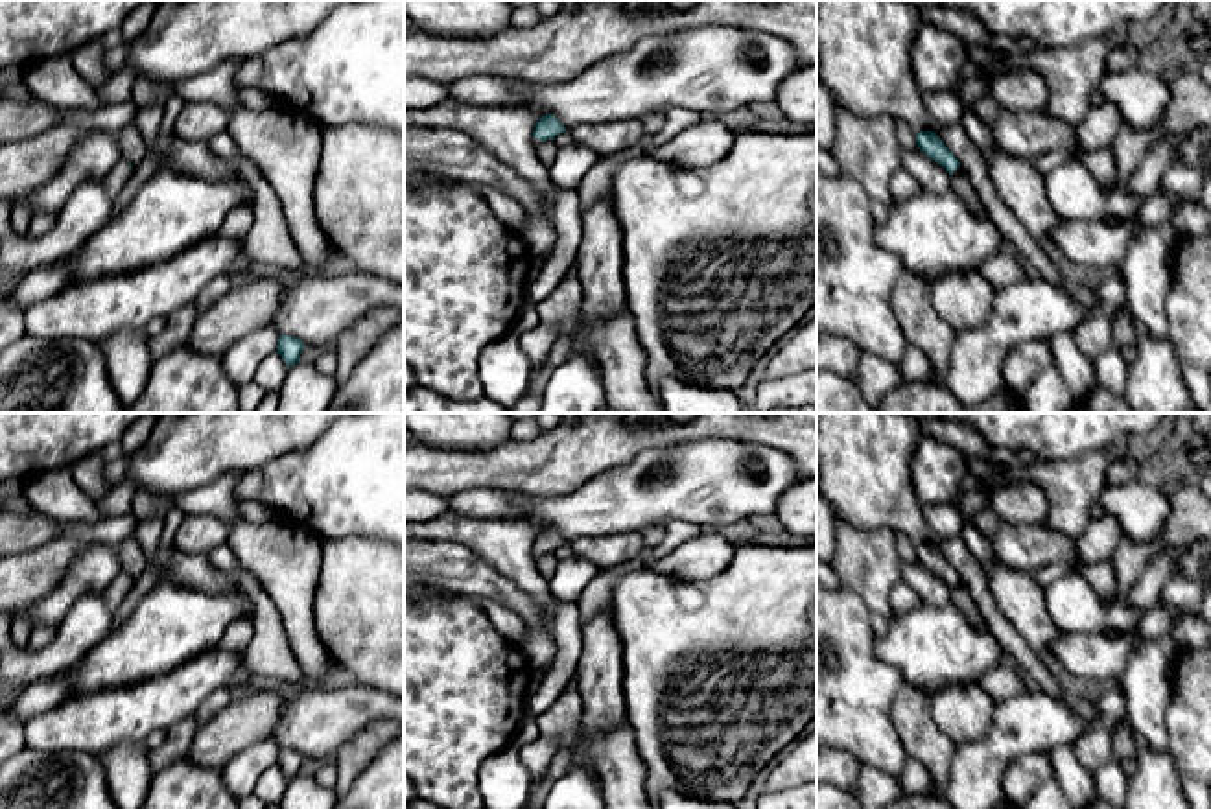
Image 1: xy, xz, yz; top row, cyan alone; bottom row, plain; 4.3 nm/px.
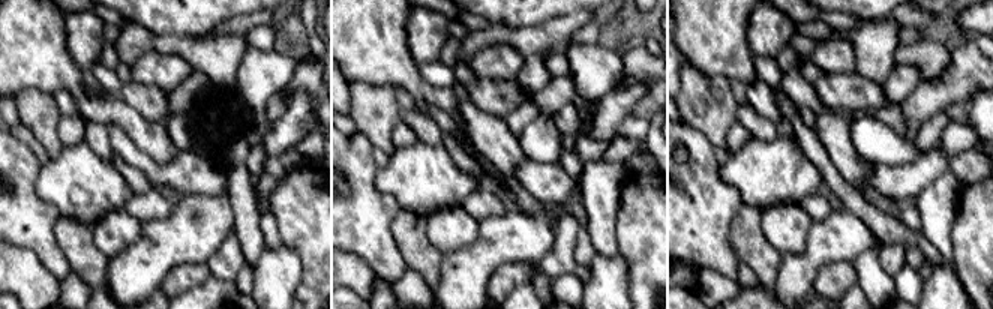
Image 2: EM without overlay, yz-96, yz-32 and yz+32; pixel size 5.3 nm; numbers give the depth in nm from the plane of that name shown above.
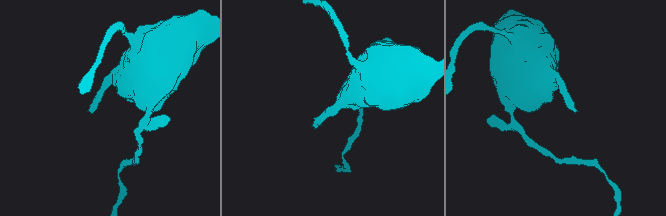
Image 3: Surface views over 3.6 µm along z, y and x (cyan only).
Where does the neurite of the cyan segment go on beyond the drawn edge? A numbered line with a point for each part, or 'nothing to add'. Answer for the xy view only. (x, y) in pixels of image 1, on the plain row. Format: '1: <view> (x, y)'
1: xy (115, 594)

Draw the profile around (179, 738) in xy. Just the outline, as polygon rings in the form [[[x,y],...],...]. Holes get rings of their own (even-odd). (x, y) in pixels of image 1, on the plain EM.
[[[188,717],[166,730],[166,741],[159,748],[149,748],[147,759],[153,772],[160,772],[166,767],[182,761],[190,750],[190,745],[197,733],[195,717]]]

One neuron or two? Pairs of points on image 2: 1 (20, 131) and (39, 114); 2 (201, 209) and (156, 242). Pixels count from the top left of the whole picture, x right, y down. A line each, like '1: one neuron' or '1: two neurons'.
1: two neurons
2: one neuron

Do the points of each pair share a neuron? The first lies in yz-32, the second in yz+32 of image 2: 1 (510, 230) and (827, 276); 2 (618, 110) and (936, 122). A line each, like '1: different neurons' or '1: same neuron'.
1: different neurons
2: same neuron

